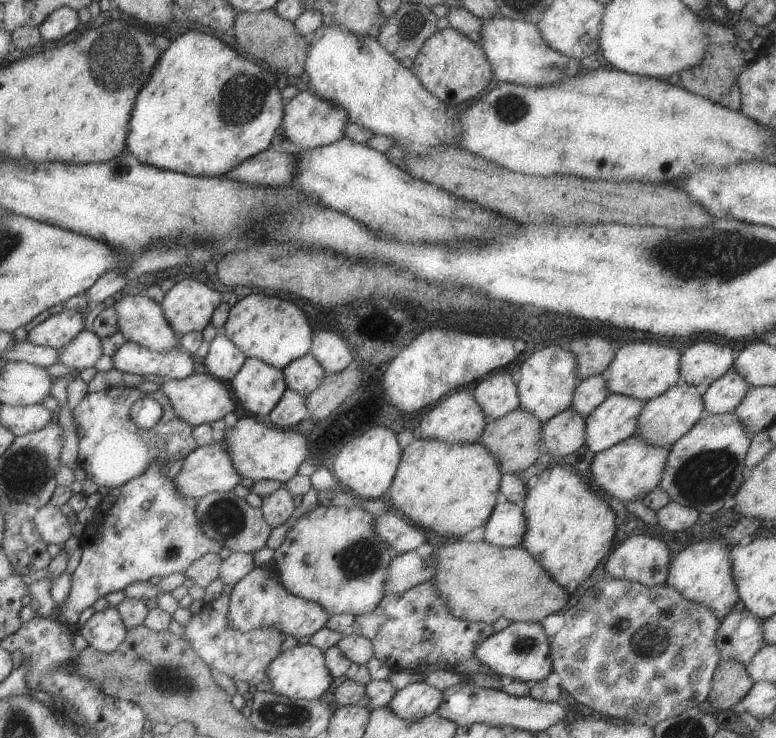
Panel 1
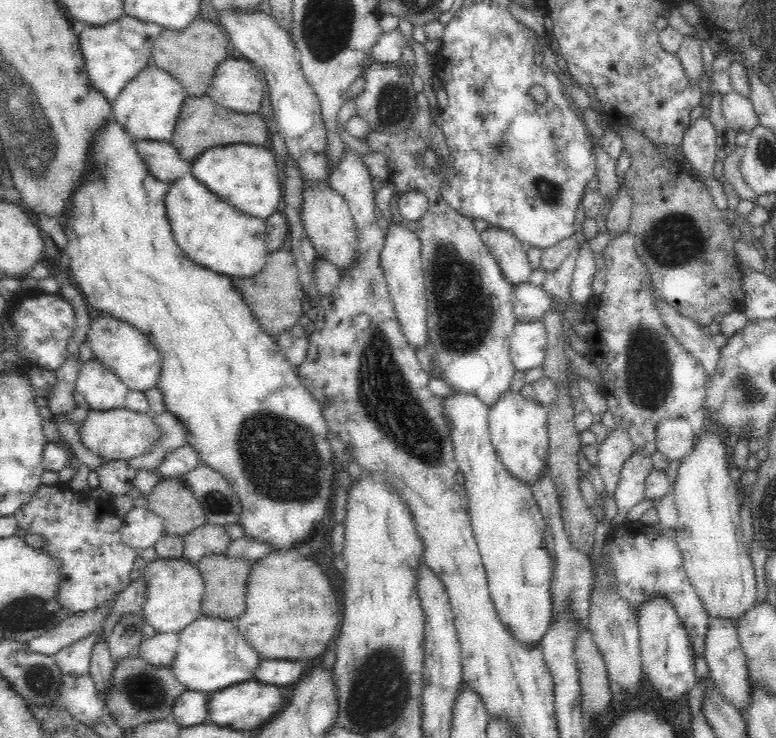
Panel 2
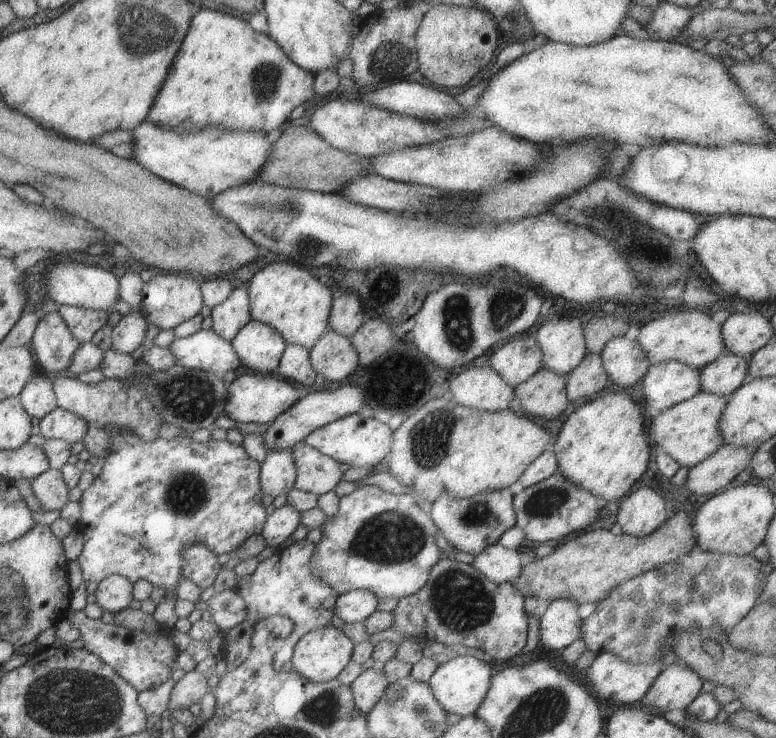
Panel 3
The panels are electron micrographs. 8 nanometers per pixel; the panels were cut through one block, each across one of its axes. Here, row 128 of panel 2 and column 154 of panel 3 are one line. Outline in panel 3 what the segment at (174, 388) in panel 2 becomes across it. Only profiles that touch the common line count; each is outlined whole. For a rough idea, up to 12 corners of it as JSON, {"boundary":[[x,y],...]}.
{"boundary":[[190,18],[146,120],[279,128],[314,74],[248,21]]}

